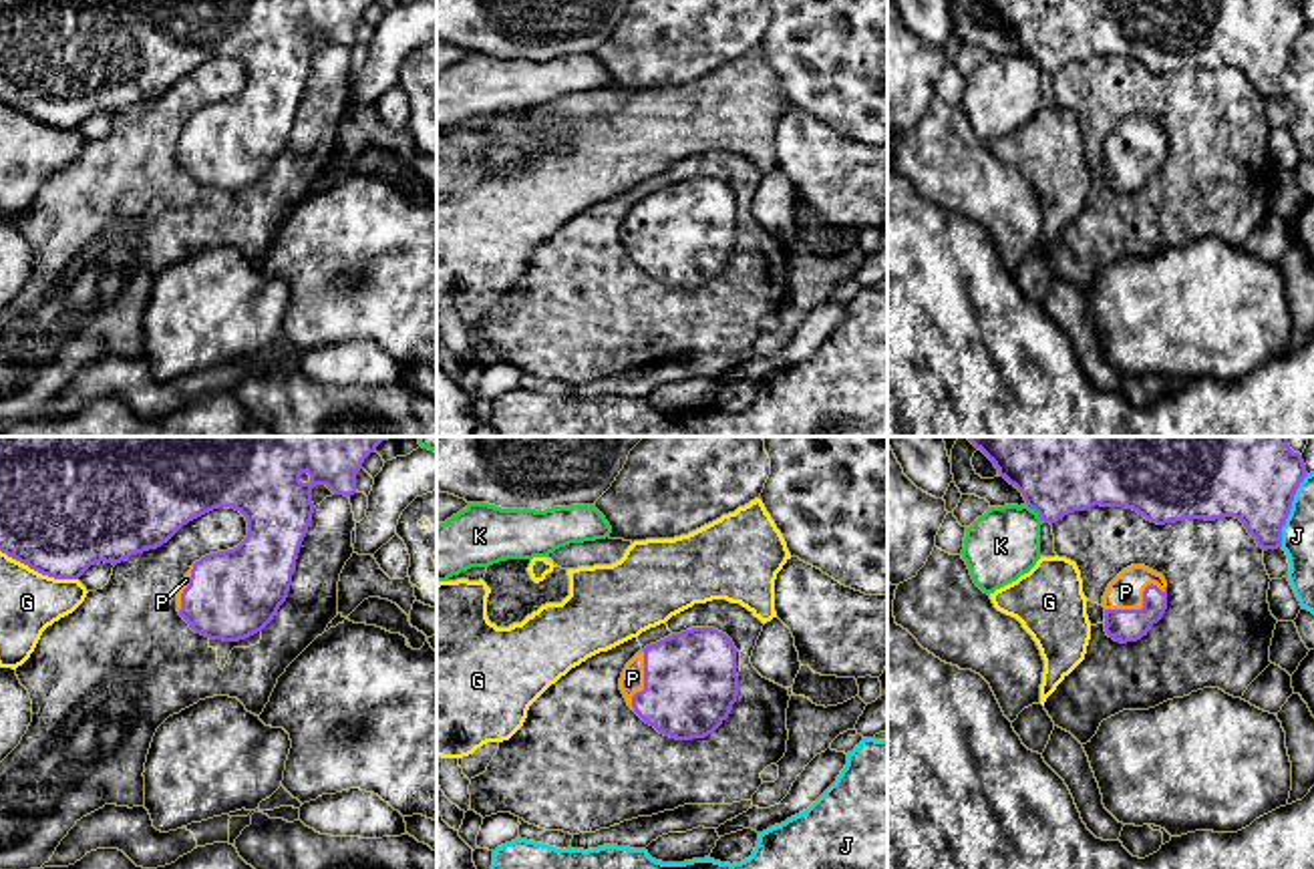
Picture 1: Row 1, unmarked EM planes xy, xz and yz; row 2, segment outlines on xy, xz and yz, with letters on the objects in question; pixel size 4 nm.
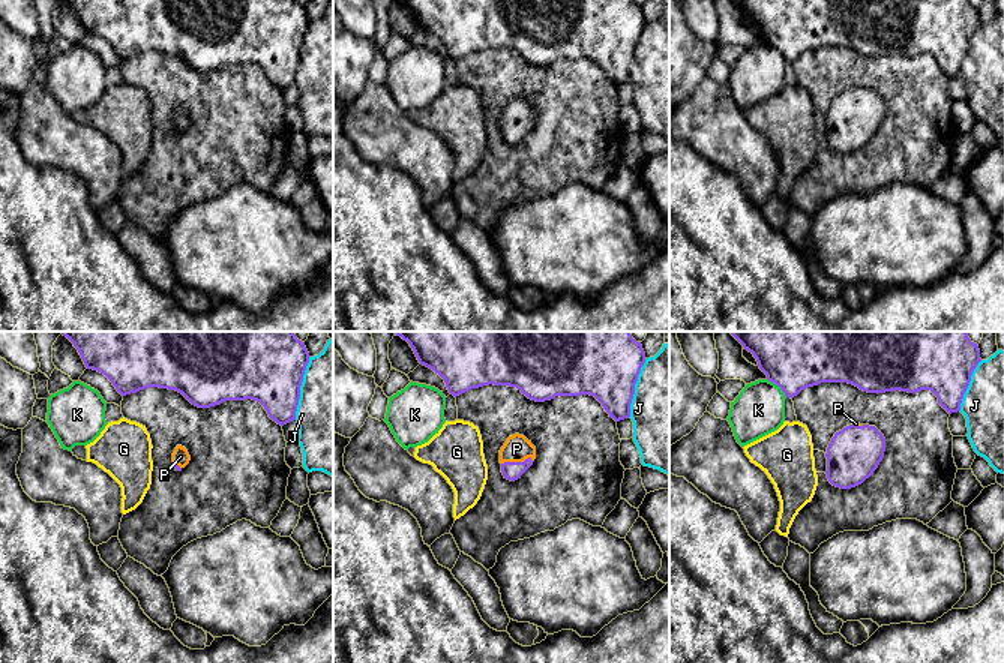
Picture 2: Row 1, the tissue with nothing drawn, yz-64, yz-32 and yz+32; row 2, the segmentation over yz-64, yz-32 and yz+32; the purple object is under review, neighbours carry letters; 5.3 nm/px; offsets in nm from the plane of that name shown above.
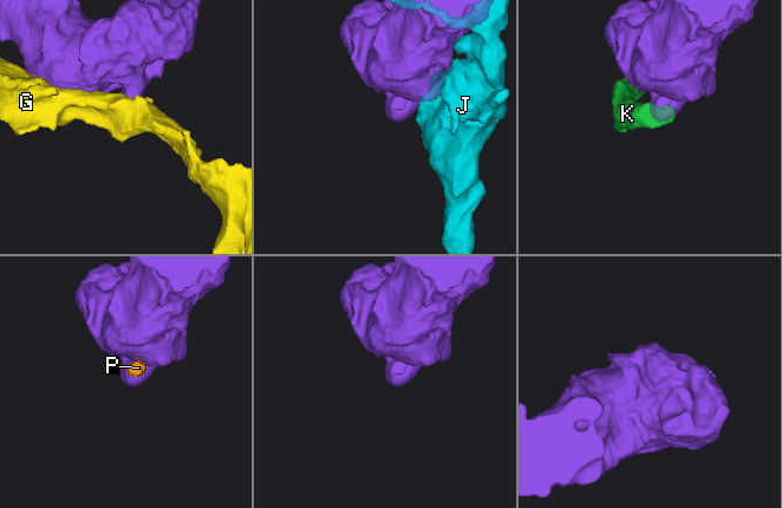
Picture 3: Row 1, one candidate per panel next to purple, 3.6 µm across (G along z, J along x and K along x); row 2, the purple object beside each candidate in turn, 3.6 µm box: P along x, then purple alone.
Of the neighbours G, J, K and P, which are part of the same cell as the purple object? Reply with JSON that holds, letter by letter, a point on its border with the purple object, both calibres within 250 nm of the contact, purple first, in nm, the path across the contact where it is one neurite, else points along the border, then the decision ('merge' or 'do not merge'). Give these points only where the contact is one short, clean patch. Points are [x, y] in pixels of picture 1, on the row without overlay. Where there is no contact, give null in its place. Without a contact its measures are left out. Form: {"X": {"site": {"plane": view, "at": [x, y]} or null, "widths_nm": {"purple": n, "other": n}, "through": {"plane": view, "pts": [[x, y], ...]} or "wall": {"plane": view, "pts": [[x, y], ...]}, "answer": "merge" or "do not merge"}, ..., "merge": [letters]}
{"G": {"site": {"plane": "xy", "at": [39, 121]}, "widths_nm": {"purple": 480, "other": 240}, "answer": "do not merge"}, "J": {"site": {"plane": "yz", "at": [1290, 57]}, "widths_nm": {"purple": 300, "other": 130}, "answer": "do not merge"}, "K": {"site": {"plane": "yz", "at": [1037, 61]}, "widths_nm": {"purple": 260, "other": 280}, "answer": "do not merge"}, "P": {"site": {"plane": "yz", "at": [1143, 155]}, "widths_nm": {"purple": 130, "other": 140}, "answer": "merge"}, "merge": ["P"]}

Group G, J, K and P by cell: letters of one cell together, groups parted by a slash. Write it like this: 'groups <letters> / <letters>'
groups G / J / K / P

